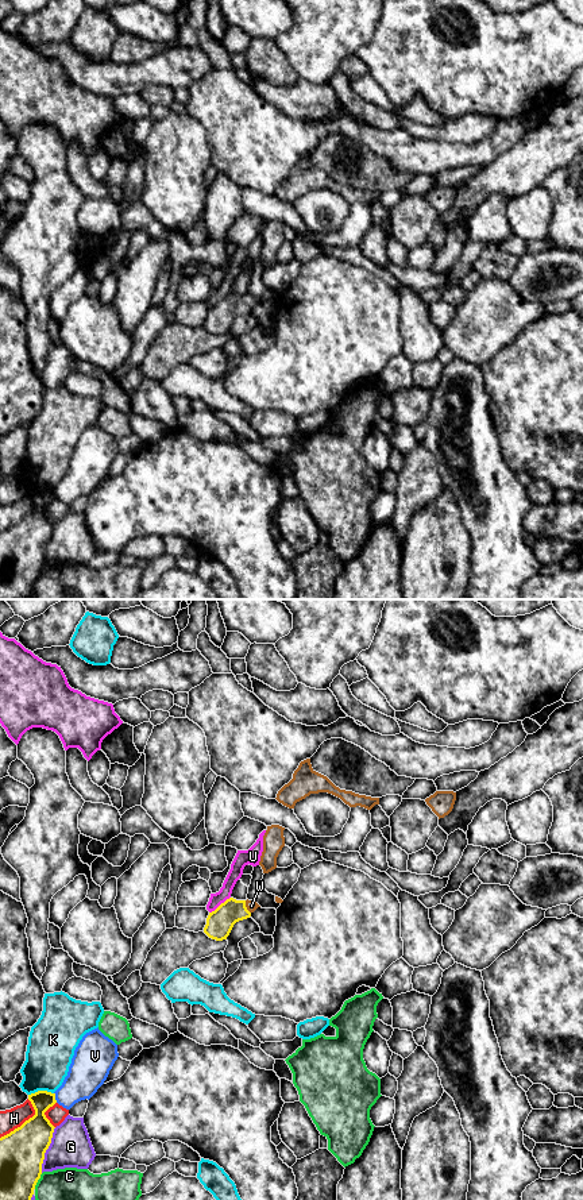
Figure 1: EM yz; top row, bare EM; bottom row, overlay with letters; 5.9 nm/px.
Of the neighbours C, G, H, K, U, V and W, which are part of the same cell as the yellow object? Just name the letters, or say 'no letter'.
W

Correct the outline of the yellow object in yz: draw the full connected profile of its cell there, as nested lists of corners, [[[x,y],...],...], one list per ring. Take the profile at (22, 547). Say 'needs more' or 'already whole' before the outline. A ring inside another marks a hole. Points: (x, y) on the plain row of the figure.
already whole; [[[38,486],[28,495],[35,510],[0,533],[0,599],[30,599],[51,539],[55,522],[45,508],[57,498],[55,489]]]

